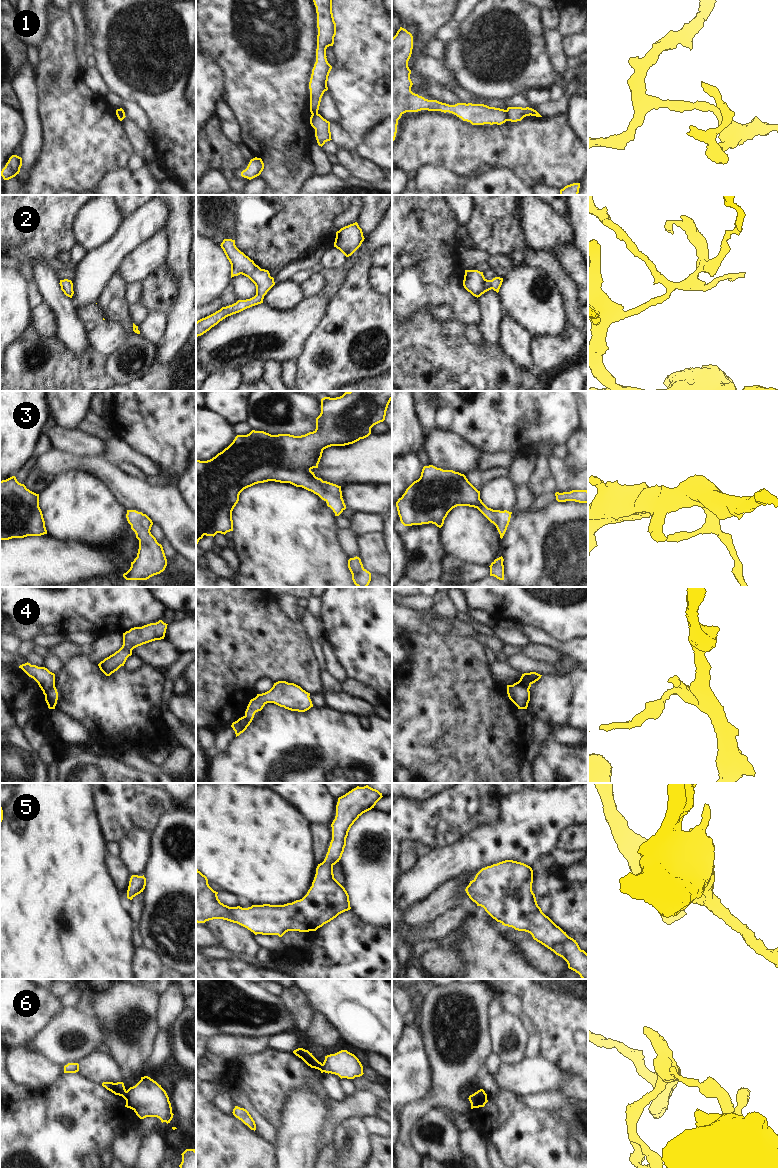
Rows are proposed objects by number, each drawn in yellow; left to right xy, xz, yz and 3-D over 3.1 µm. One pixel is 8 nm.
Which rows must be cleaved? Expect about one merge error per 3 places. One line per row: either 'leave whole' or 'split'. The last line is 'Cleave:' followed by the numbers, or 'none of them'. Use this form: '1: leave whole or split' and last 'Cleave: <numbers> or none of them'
1: split
2: leave whole
3: leave whole
4: split
5: leave whole
6: split
Cleave: 1, 4, 6

